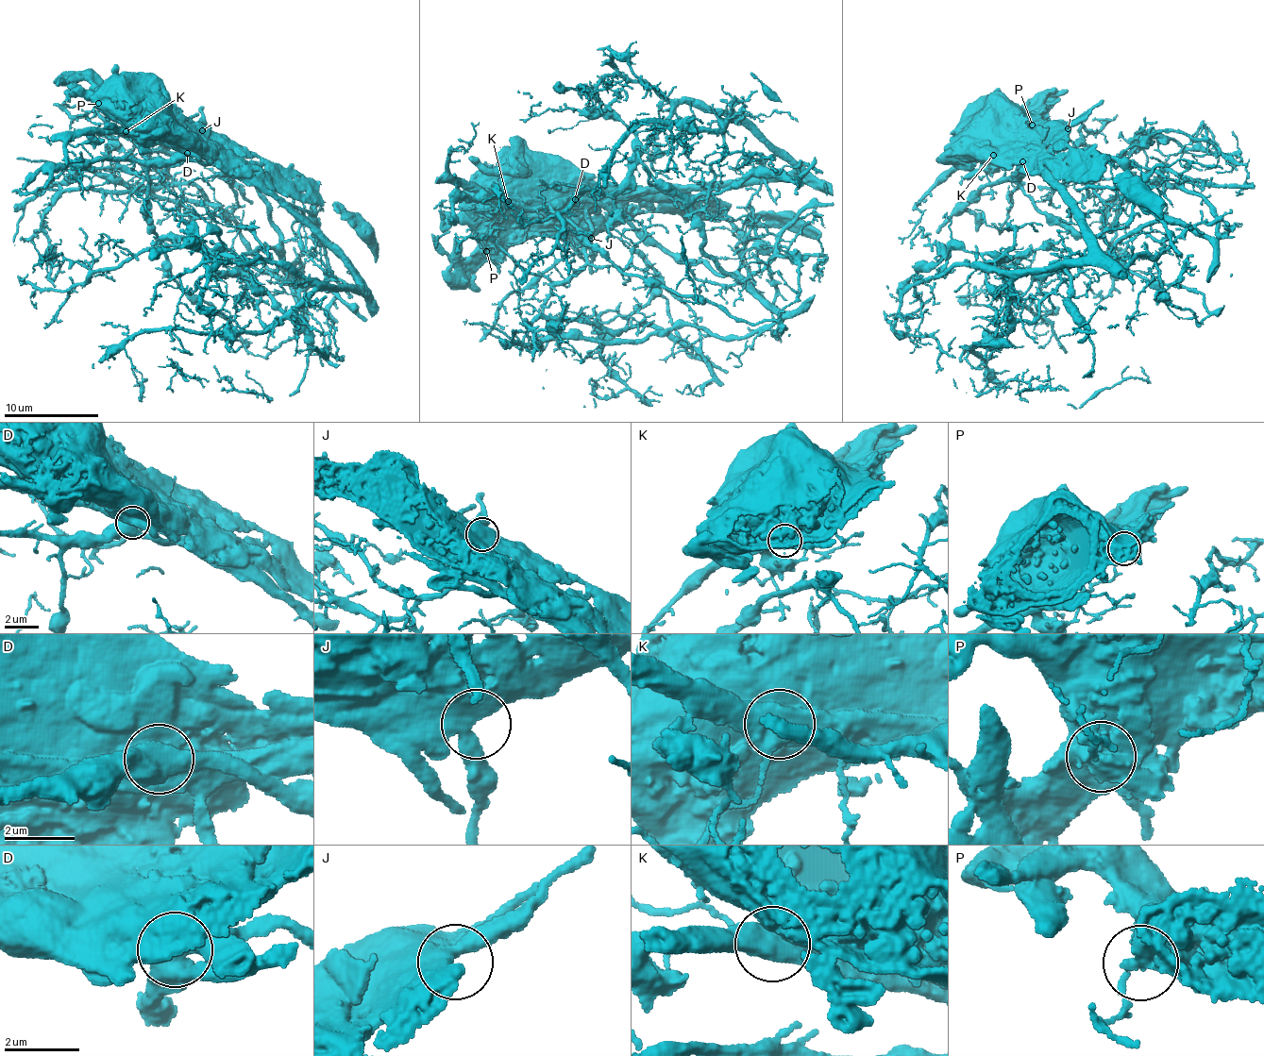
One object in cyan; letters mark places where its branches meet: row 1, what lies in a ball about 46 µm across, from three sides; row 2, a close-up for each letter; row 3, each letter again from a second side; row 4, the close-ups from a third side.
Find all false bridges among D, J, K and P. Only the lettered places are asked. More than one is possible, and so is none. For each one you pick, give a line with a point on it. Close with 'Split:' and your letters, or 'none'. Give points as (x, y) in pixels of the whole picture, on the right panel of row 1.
D: Place: (1022, 161)
K: Place: (993, 155)
Split: D, K

